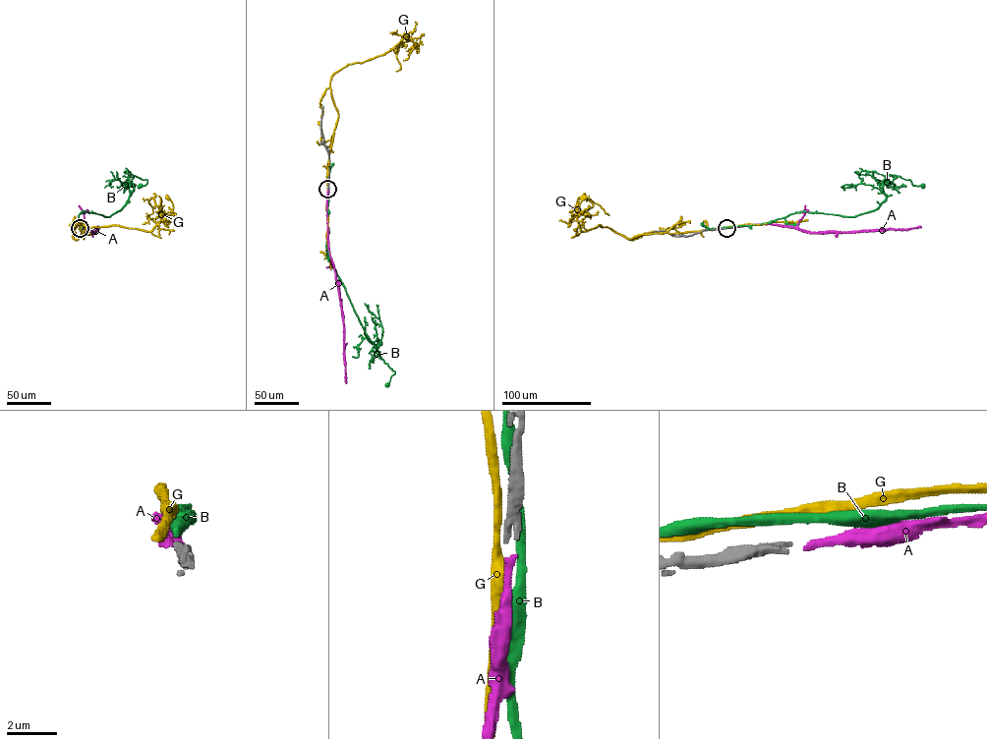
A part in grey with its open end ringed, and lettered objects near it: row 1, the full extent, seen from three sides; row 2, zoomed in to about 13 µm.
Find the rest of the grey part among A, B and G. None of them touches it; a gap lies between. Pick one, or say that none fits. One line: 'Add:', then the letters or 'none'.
Add: A

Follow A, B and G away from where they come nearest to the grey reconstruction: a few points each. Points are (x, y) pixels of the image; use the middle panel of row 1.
A: (328, 190), (328, 251), (342, 313), (346, 382)
B: (328, 189), (326, 252), (366, 334), (377, 347), (374, 344), (384, 363), (395, 371), (386, 384)
G: (327, 189), (327, 163), (338, 117), (331, 77), (348, 64), (384, 54), (409, 39), (421, 41), (415, 45)

